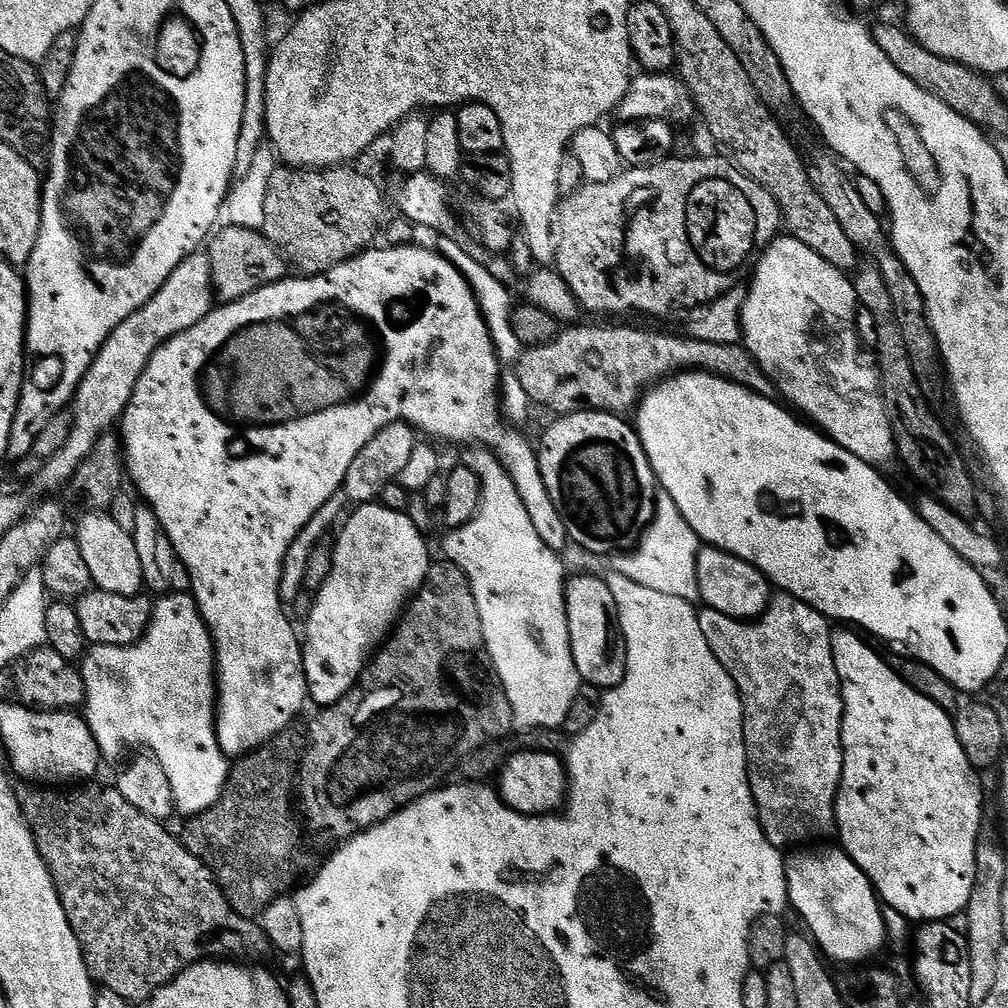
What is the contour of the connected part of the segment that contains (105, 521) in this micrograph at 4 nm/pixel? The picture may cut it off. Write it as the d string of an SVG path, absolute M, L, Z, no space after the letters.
M92 510L80 520L74 531L74 537L81 548L81 556L90 570L92 584L101 592L139 596L145 591L142 578L142 562L138 559L138 549L130 532L122 530L118 522L104 510Z

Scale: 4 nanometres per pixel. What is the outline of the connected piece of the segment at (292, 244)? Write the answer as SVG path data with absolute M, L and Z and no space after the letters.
M352 166L335 168L294 168L277 167L270 178L266 192L264 237L284 253L293 269L301 268L301 273L323 276L334 266L353 260L361 252L373 247L380 223L384 220L384 196L380 188L364 172L355 172Z

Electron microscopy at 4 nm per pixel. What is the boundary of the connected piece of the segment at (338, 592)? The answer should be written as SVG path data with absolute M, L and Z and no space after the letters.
M379 502L370 504L361 504L355 509L356 513L349 518L344 524L344 529L340 532L340 537L335 537L334 551L332 554L332 569L326 578L326 582L315 593L316 601L312 604L312 613L308 616L308 633L303 633L302 647L304 649L304 677L308 679L308 695L311 703L316 706L327 706L336 704L345 696L346 693L355 686L356 681L360 679L366 665L369 663L370 657L383 645L388 639L393 628L396 627L403 611L408 607L411 599L415 596L417 590L422 586L422 582L428 573L430 563L430 555L428 556L428 544L425 533L418 530L418 526L414 526L414 522L409 518L407 512L395 512L384 507Z

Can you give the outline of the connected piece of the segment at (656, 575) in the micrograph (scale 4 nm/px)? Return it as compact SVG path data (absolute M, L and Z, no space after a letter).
M660 490L656 493L656 514L651 524L644 529L635 547L628 550L633 552L625 551L611 557L613 560L610 568L638 582L640 586L659 590L662 594L674 594L674 598L682 598L687 604L695 605L700 600L698 554L701 547L702 541L694 534L690 522L682 518L682 510L678 510L674 498Z

